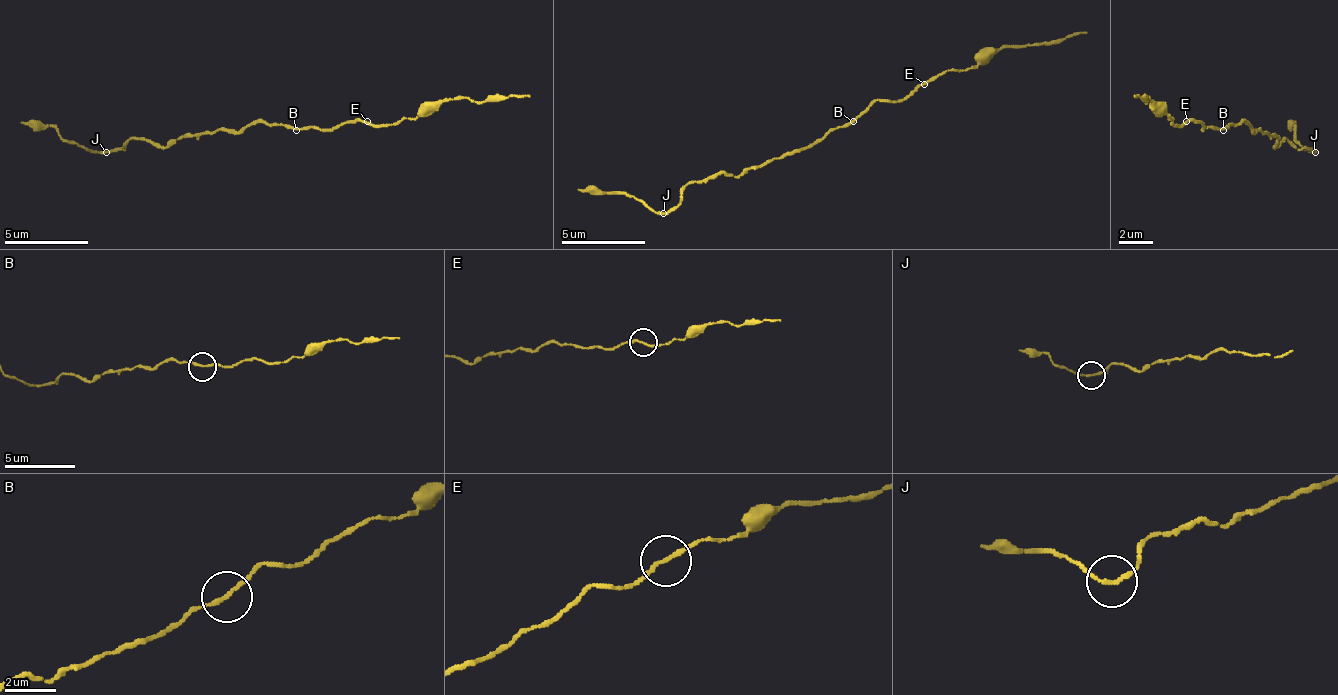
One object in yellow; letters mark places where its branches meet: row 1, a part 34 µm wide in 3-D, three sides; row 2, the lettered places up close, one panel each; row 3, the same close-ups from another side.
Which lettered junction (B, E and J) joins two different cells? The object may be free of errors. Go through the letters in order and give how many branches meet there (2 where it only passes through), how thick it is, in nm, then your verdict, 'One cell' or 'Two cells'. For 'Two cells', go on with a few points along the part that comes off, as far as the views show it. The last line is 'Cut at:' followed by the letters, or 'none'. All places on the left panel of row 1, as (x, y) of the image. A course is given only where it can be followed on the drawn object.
B: Branches: 2. Thickness 160 nm. One cell
E: Branches: 2. Thickness 160 nm. One cell
J: Branches: 2. Thickness 160 nm. One cell
Cut at: none

